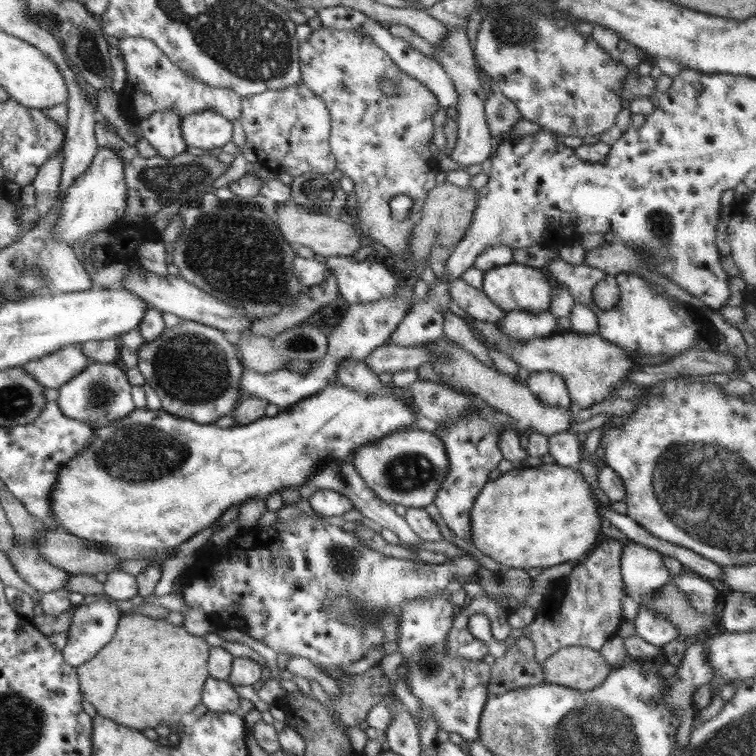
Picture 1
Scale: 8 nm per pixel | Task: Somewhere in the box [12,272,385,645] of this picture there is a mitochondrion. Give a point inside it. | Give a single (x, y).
(189, 367)

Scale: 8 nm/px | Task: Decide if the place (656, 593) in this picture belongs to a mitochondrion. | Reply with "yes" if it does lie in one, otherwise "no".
no

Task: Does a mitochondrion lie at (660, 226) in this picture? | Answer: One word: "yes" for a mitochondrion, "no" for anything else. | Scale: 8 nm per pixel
yes

